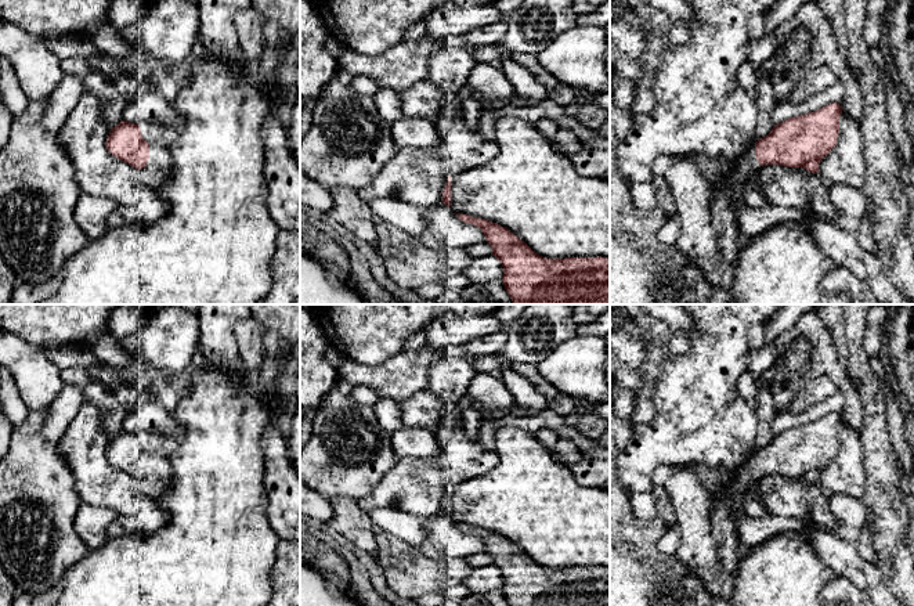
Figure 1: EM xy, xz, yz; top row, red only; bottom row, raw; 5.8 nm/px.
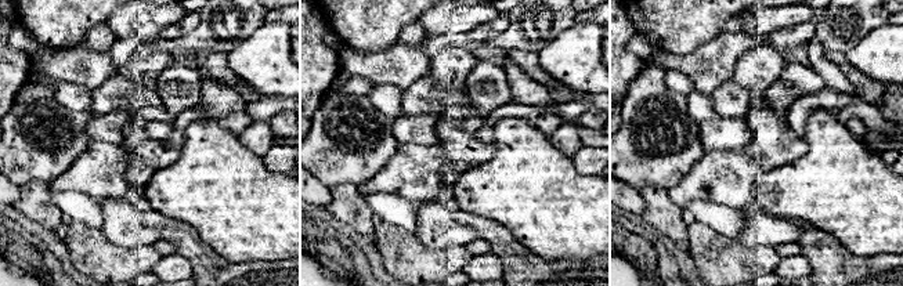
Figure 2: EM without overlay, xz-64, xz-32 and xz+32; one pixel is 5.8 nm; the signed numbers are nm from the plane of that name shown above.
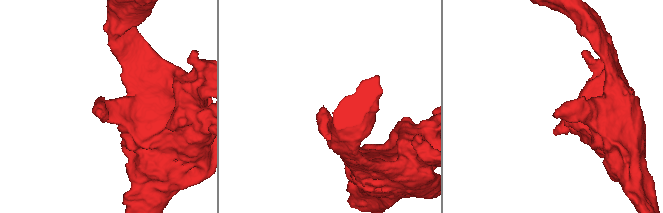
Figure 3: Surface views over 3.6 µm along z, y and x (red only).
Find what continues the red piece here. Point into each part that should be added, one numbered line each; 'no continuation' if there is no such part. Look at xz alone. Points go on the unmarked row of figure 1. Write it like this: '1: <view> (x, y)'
no continuation

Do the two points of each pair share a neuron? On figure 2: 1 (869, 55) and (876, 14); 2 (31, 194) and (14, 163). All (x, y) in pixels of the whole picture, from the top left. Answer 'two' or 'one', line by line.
1: two
2: two

